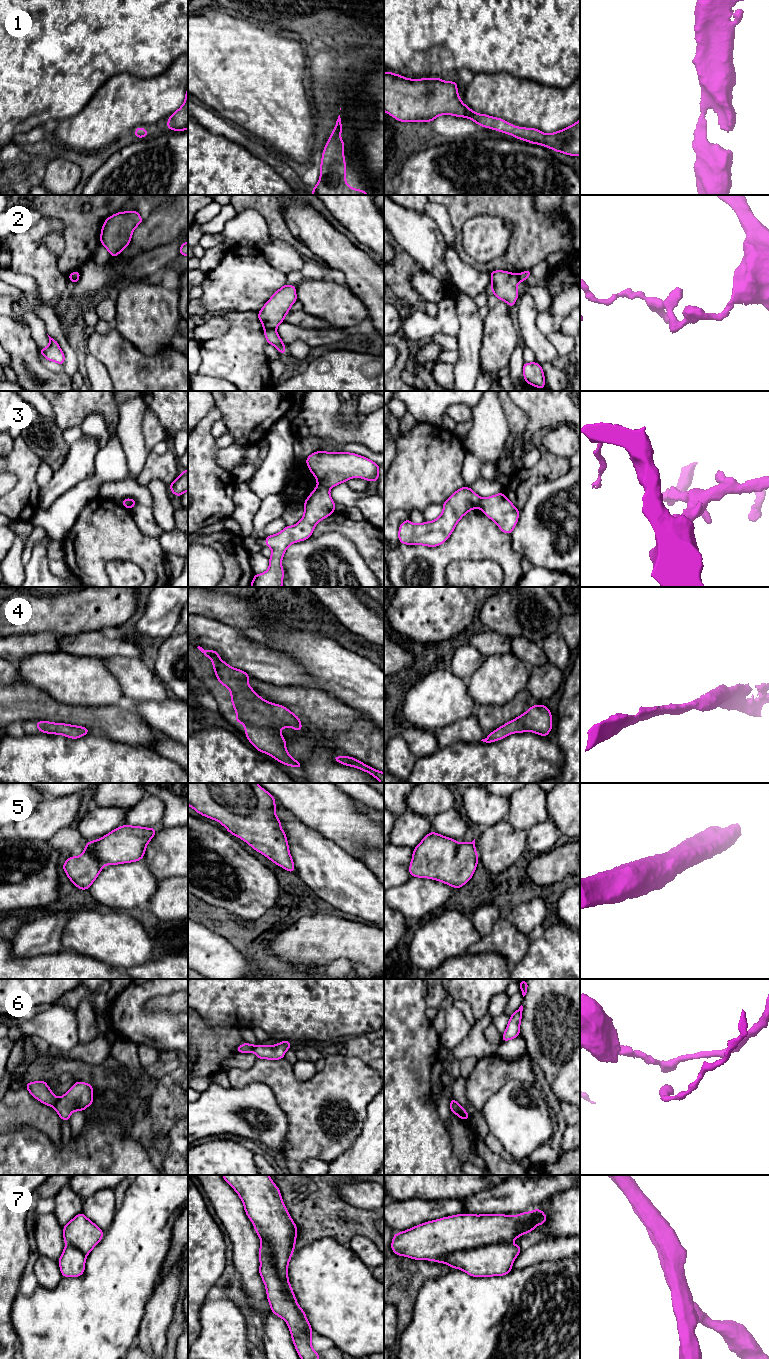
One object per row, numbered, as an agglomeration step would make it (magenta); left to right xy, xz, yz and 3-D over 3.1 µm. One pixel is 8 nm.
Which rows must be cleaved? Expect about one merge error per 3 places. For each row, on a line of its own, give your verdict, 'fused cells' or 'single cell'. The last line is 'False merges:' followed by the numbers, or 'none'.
1: single cell
2: fused cells
3: fused cells
4: single cell
5: single cell
6: fused cells
7: single cell
False merges: 2, 3, 6

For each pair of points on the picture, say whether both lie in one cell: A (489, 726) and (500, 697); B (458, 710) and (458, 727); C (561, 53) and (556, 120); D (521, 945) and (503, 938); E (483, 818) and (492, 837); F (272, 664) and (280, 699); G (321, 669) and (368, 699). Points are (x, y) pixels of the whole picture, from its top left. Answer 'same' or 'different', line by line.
A: different
B: different
C: different
D: same
E: different
F: different
G: same

